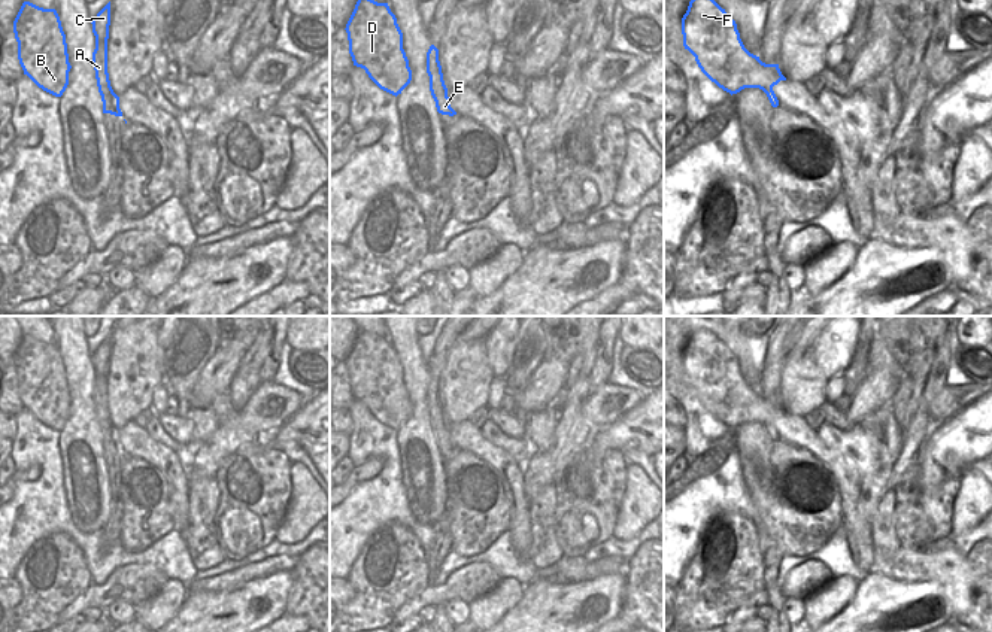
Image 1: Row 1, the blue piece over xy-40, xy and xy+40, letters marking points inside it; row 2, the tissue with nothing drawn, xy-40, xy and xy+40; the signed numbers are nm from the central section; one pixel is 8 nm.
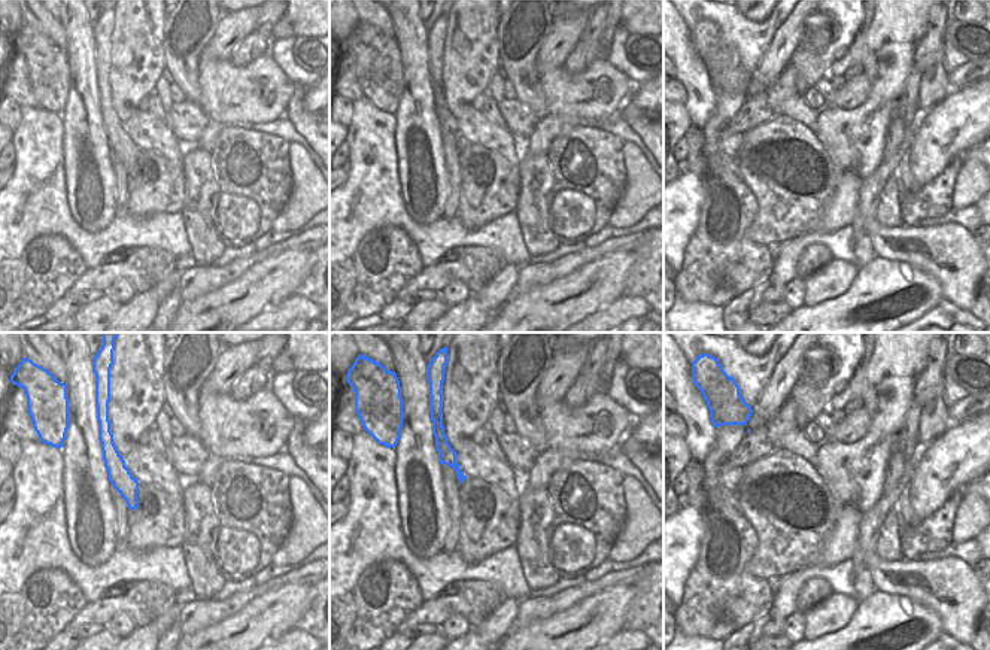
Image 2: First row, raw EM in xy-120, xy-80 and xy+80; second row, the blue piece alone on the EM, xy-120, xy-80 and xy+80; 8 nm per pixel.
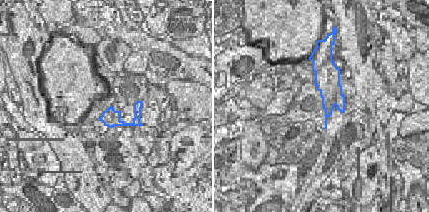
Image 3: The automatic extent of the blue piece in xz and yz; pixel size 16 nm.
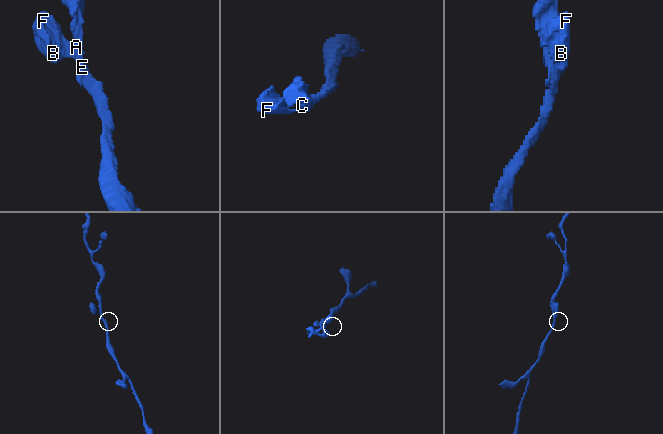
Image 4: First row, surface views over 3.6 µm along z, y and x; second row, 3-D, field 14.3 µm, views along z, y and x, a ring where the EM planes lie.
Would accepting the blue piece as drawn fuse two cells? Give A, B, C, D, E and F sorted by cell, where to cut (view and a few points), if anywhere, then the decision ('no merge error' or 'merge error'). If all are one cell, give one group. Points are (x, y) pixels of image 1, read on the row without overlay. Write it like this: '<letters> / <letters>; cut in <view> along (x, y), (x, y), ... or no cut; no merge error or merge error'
A C E / B D F; cut in xy+40 along (771, 419), (763, 424); merge error

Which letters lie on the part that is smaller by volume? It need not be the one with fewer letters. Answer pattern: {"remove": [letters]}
{"remove": ["B", "D", "F"]}

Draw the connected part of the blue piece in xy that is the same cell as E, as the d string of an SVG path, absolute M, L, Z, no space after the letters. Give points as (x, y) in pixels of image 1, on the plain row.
M431 379L427 386L427 407L430 413L430 425L436 435L437 446L442 449L453 450L456 446L451 441L448 422L443 414L442 399L439 395L439 383Z

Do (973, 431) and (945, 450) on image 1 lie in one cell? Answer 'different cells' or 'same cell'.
same cell

